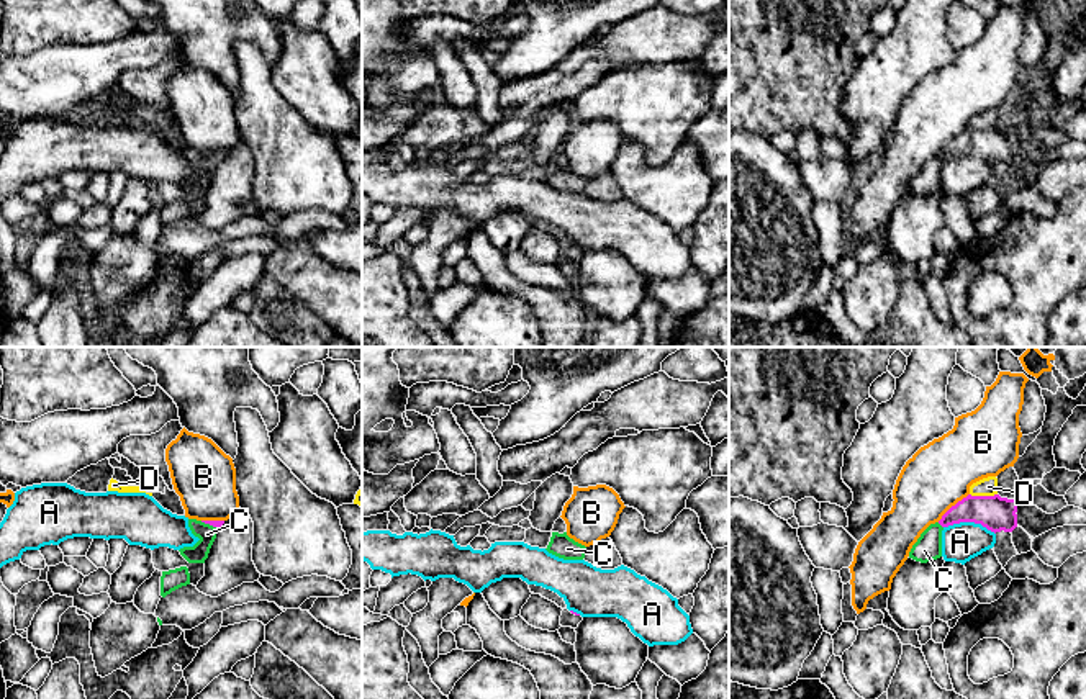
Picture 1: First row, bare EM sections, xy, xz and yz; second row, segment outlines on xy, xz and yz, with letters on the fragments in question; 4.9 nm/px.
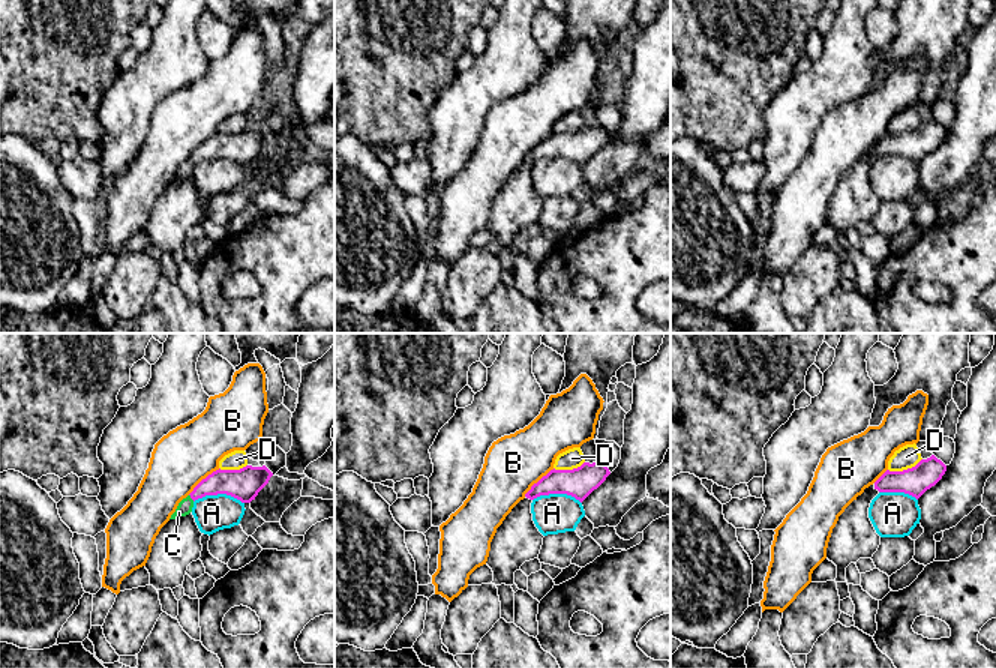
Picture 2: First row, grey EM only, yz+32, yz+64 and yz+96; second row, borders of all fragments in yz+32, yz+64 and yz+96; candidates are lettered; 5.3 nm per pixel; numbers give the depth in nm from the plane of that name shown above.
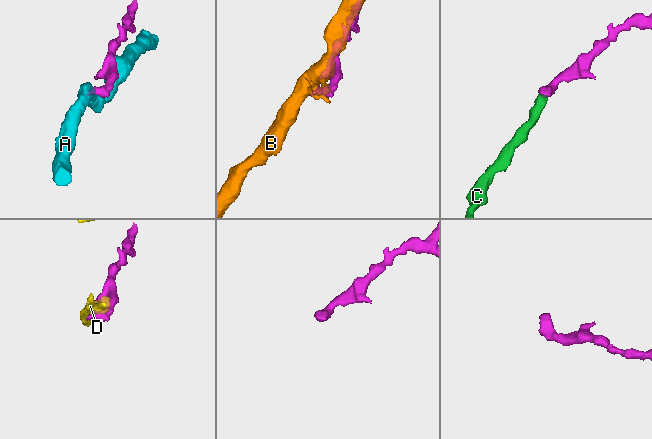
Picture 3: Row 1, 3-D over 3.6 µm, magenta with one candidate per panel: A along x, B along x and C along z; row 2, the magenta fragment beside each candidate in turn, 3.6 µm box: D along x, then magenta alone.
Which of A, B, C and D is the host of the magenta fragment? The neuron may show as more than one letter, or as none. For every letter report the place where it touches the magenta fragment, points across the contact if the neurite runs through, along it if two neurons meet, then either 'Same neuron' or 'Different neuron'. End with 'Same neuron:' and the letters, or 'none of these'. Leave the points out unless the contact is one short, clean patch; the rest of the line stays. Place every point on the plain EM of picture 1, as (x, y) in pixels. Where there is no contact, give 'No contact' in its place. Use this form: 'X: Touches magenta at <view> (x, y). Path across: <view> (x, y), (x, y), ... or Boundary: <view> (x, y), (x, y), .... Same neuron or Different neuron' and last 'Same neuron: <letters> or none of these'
A: Touches magenta at yz (970, 154). Different neuron
B: Touches magenta at yz (952, 139). Boundary: yz (968, 126), (937, 154). Different neuron
C: Touches magenta at yz (941, 157). Path across: yz (990, 144), (962, 144), (941, 157), (927, 180). Same neuron
D: Touches magenta at yz (983, 130). Different neuron
Same neuron: C

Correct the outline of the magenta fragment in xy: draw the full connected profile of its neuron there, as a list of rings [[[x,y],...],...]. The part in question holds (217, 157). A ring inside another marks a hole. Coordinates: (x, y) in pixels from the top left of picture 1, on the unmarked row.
[[[188,152],[188,160],[195,170],[200,174],[193,180],[180,182],[180,188],[188,196],[205,196],[208,192],[210,182],[216,172],[218,162],[224,157],[224,154],[197,154]]]

